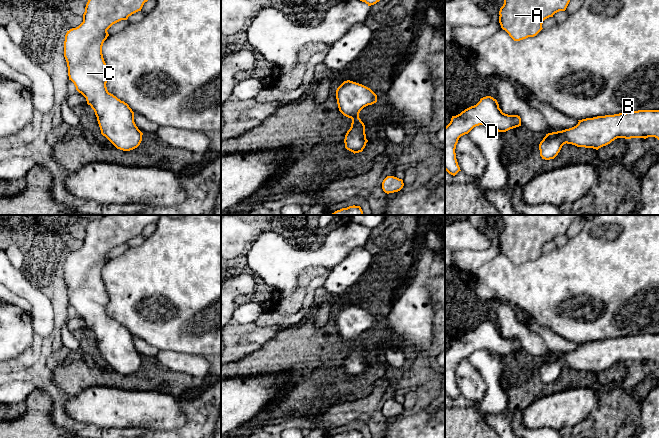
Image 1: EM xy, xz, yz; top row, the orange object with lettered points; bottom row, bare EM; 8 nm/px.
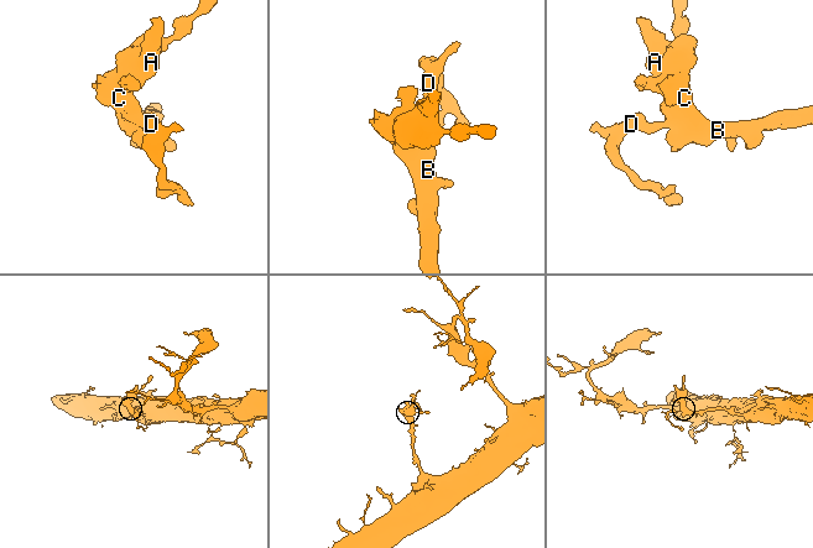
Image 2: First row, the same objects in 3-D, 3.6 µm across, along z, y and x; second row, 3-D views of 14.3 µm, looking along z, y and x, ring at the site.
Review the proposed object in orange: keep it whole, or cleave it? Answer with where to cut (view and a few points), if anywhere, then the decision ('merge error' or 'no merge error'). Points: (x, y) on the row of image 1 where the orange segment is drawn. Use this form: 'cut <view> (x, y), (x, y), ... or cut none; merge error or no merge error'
cut none; no merge error

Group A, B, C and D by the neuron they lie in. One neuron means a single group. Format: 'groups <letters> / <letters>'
groups A B C D

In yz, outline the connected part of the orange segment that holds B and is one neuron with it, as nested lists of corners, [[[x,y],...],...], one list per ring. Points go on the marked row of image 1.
[[[638,110],[614,115],[597,116],[578,120],[578,124],[572,128],[546,134],[539,144],[542,159],[554,159],[564,144],[572,144],[577,147],[599,148],[610,144],[617,138],[648,138],[655,137],[659,140],[659,110]]]

